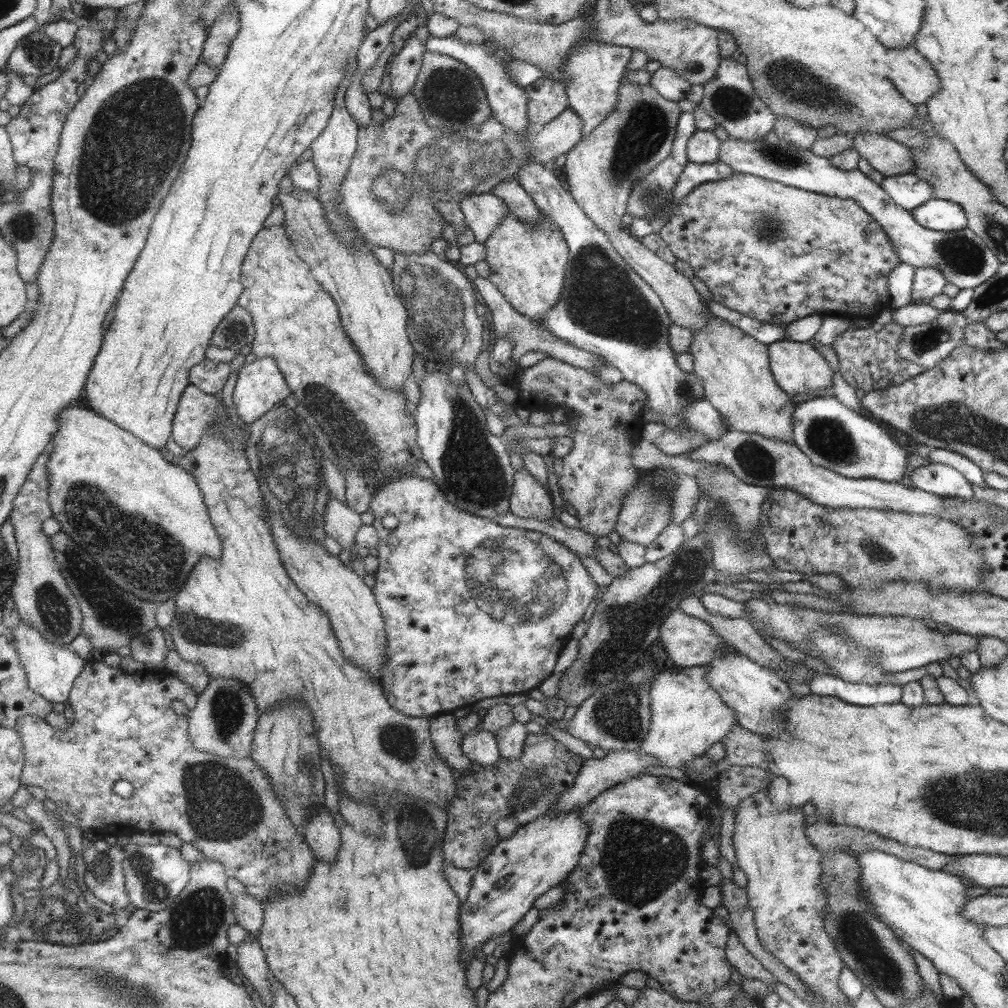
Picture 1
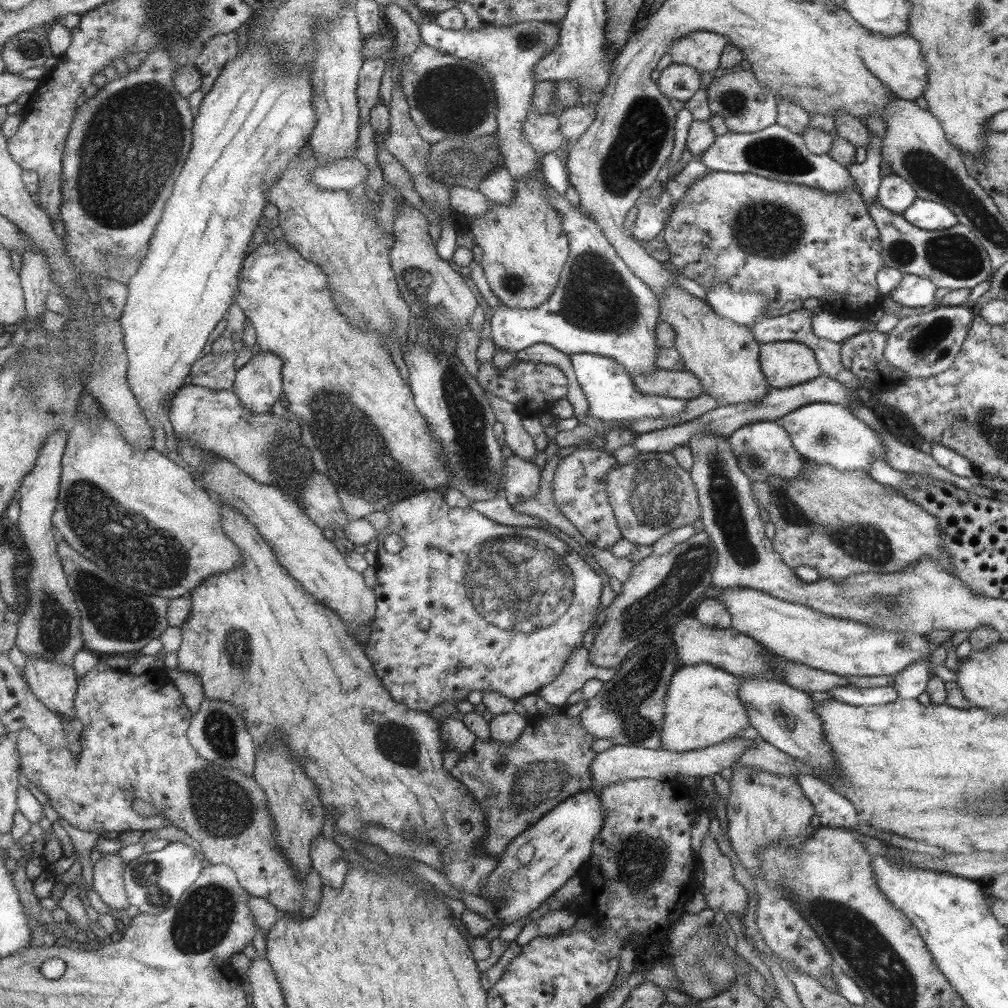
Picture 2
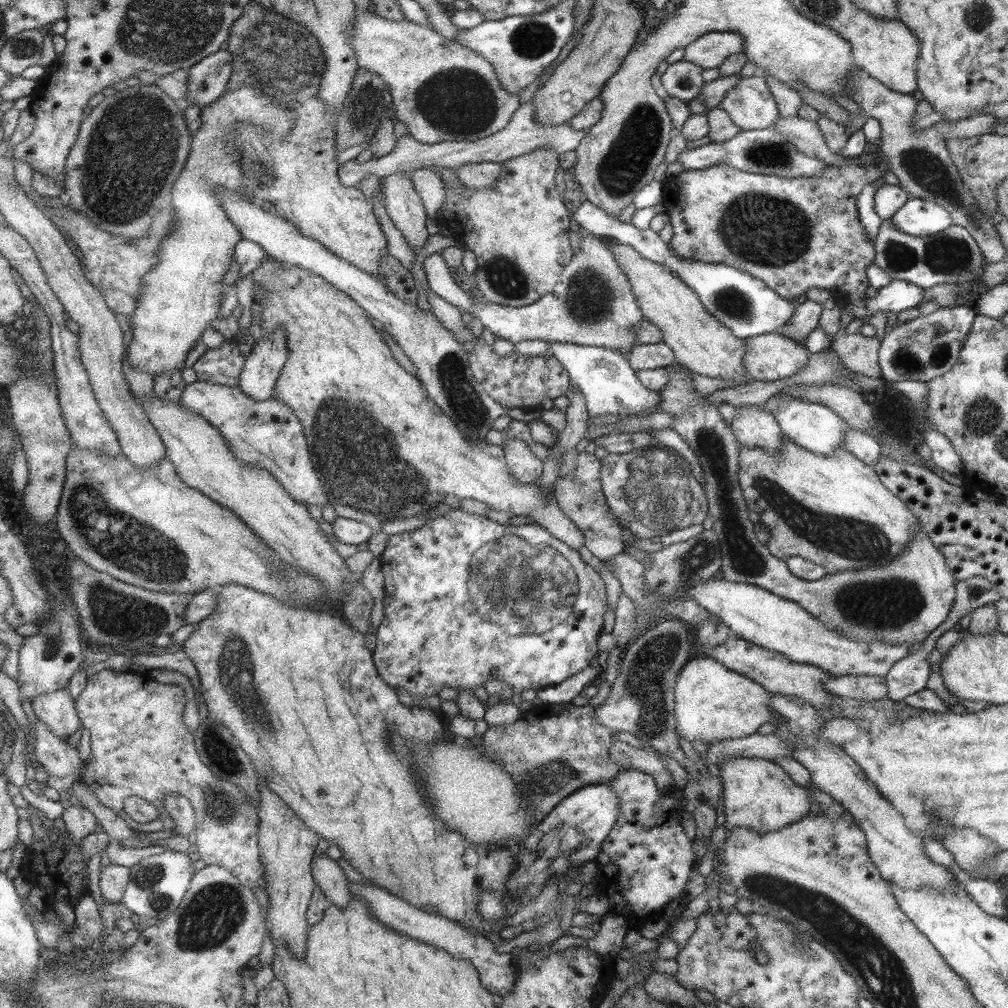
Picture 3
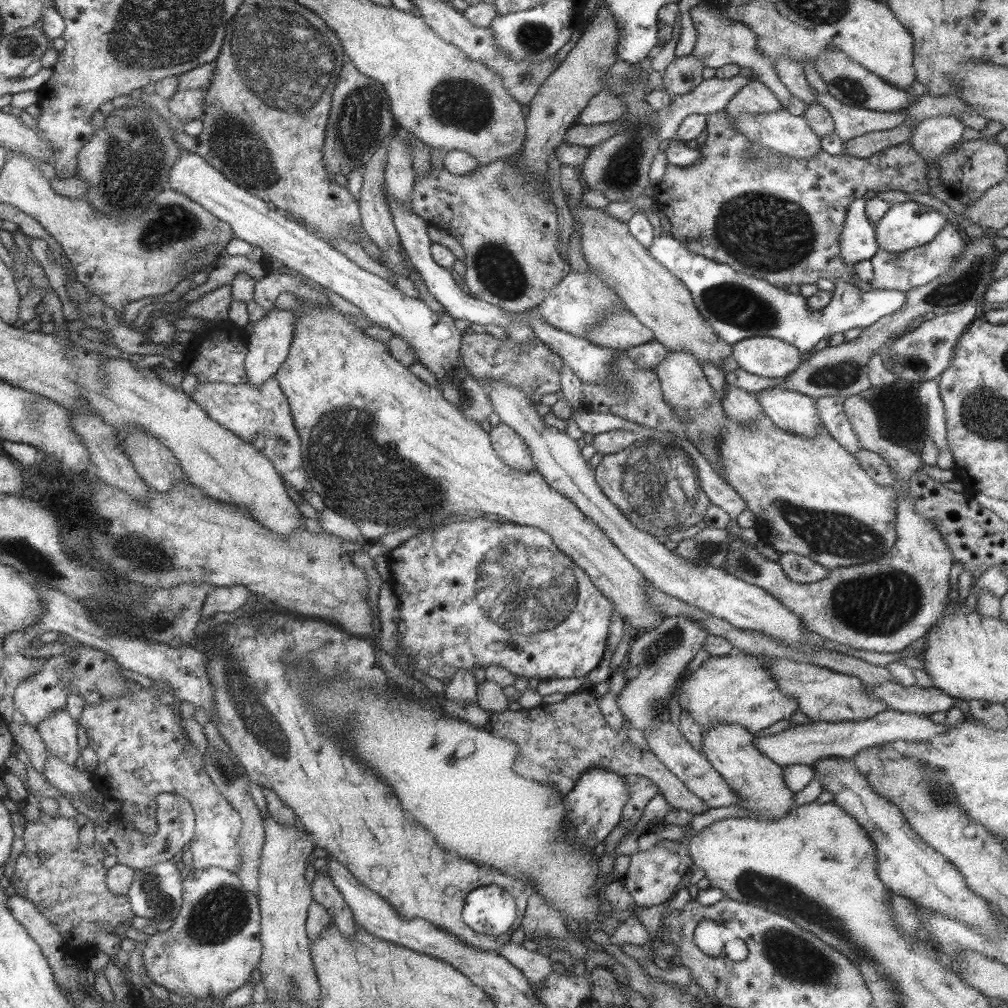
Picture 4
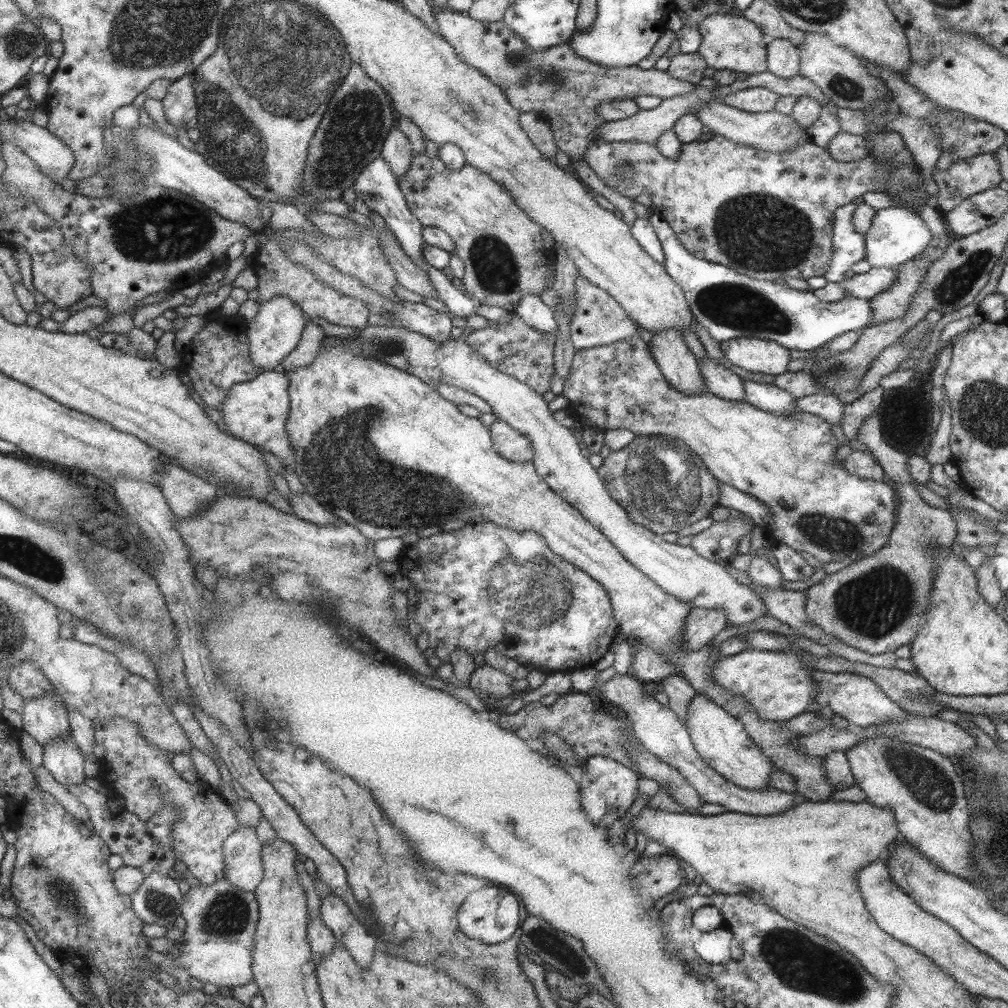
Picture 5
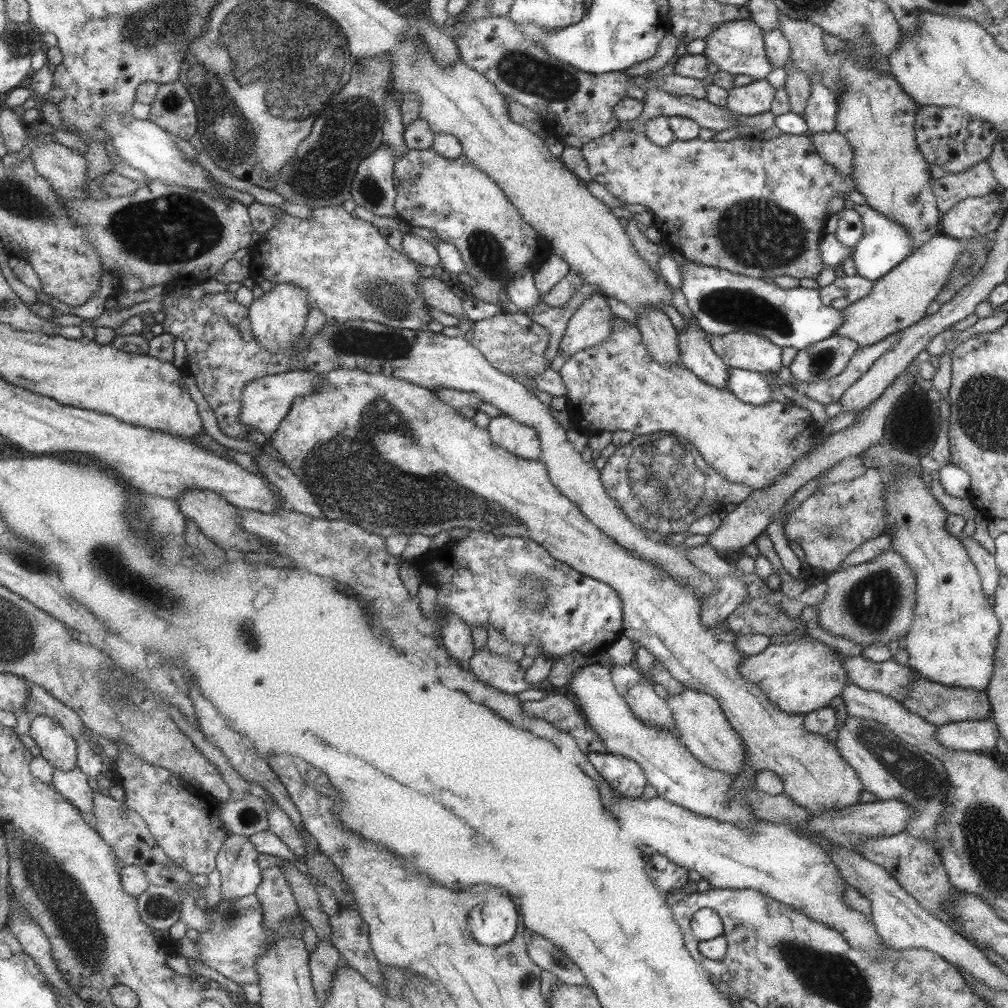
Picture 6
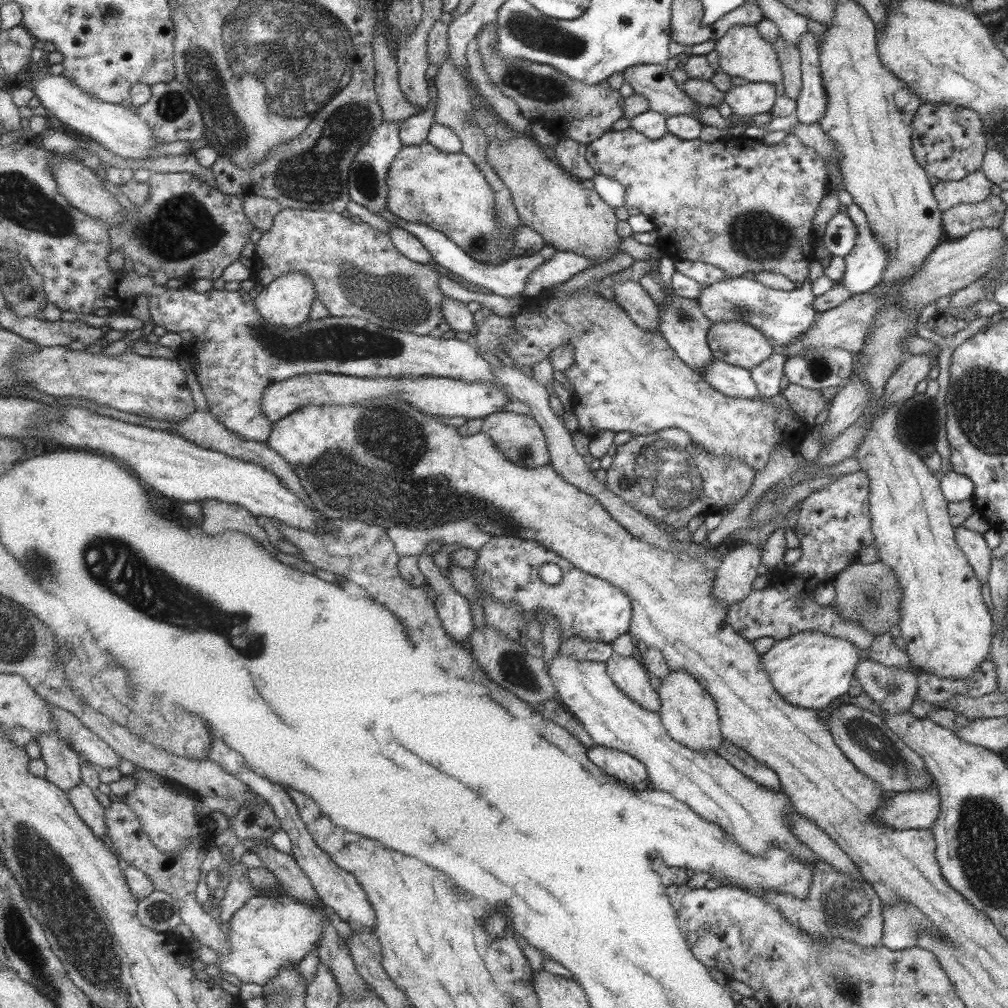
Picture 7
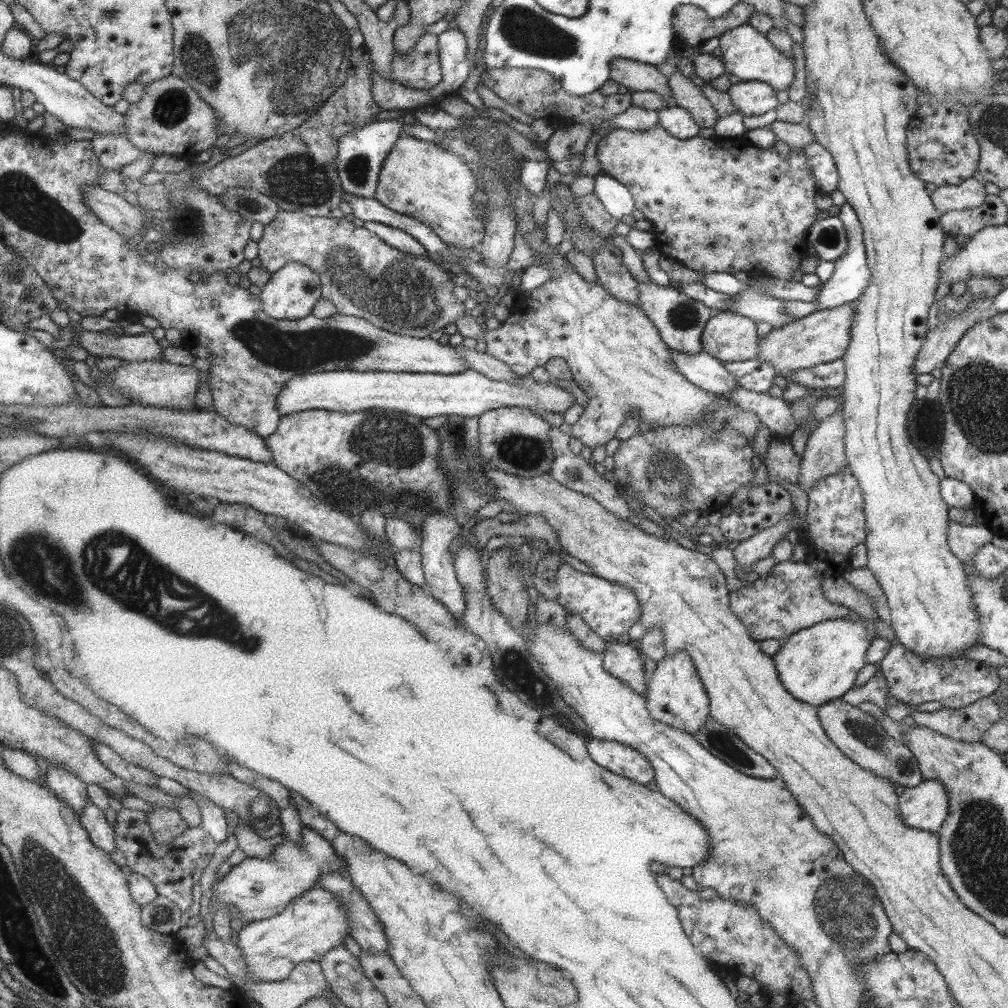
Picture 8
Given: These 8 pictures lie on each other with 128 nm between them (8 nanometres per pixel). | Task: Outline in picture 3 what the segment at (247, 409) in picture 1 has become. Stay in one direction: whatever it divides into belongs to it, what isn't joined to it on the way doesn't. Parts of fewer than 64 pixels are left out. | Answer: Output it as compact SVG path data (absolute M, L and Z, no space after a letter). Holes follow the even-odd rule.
M279 326L265 338L261 336L242 366L236 388L253 401L265 401L274 395L274 384L289 355L286 334L286 329Z

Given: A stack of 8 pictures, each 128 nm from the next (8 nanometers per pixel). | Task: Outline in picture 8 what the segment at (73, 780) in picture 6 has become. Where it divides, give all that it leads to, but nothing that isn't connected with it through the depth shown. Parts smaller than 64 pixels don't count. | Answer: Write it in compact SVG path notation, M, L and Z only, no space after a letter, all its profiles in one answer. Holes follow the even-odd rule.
M93 801L87 803L87 807L83 809L83 815L80 817L83 826L90 832L90 839L99 848L110 854L115 847L118 847L116 827L109 824L109 820L105 818L105 811L99 809Z

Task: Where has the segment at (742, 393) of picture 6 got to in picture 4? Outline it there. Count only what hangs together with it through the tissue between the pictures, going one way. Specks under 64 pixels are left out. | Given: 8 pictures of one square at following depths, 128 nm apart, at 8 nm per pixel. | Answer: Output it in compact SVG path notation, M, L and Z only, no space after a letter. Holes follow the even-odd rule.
M767 388L756 400L765 417L779 429L796 436L813 439L822 424L814 400L803 393L777 388L769 391Z

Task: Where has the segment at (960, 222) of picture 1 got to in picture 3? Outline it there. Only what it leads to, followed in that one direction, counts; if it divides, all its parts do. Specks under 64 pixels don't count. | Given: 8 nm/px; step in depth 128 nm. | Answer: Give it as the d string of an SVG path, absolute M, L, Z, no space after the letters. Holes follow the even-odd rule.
M912 197L887 218L899 231L911 236L935 235L953 222L950 213L935 202Z

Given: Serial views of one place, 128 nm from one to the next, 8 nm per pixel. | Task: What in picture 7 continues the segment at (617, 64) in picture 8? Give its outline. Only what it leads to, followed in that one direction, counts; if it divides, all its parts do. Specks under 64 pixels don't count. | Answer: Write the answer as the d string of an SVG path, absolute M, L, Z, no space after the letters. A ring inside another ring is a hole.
M636 65L622 72L624 82L631 85L633 93L649 102L649 110L664 117L681 114L697 116L698 104L675 84L664 65Z

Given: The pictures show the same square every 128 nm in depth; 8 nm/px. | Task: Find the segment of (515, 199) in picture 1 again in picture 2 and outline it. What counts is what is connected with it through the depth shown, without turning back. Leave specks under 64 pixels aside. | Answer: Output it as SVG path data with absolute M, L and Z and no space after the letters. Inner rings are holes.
M495 166L489 174L481 176L477 182L477 190L488 201L497 204L509 204L514 200L515 188L509 170L503 166Z

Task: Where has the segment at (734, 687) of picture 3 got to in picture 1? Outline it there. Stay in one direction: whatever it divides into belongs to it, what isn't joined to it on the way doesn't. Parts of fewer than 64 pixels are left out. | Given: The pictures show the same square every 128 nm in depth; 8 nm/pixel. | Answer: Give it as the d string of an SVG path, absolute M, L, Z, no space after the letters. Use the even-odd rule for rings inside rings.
M668 663L651 680L650 732L637 749L641 754L651 754L657 760L657 766L685 768L693 756L704 754L711 744L725 738L738 724L734 710L722 700L705 675L703 666L681 668Z

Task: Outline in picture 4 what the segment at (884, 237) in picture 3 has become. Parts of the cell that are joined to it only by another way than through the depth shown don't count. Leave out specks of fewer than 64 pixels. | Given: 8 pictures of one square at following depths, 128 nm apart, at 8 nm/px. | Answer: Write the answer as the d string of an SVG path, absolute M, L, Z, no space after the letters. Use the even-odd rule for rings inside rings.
M946 222L943 228L933 236L930 243L913 247L899 253L887 252L883 249L877 249L871 256L870 263L873 269L873 278L869 282L872 288L883 288L885 290L899 290L907 292L911 288L923 286L930 283L937 276L949 271L955 260L959 259L963 248L965 248L966 236L955 224Z

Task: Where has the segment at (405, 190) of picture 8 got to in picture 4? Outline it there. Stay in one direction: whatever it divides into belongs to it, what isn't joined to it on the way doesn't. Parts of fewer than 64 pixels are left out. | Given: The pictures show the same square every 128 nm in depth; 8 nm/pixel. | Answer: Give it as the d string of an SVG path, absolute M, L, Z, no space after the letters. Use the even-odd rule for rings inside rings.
M605 3L595 11L591 23L580 32L575 47L565 56L565 59L551 73L535 98L529 103L529 113L526 117L526 142L523 150L519 151L517 159L497 159L493 163L481 165L477 170L465 176L455 176L445 168L431 168L429 172L414 176L414 184L408 207L415 215L422 217L428 225L441 228L450 234L461 245L465 253L463 260L465 274L461 277L467 293L479 300L487 301L512 313L523 313L529 308L536 307L550 290L562 282L569 273L569 263L559 257L555 246L559 244L557 214L552 202L544 200L535 184L543 180L547 174L547 158L555 152L555 148L562 142L566 130L574 124L577 116L587 106L590 99L603 88L603 78L607 70L616 63L618 54L619 31L615 27L614 16Z

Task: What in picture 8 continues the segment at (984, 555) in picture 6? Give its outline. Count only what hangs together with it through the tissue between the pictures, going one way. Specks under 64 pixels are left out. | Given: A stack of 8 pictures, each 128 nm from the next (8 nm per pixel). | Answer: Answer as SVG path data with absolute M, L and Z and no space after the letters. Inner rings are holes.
M950 521L947 528L947 541L949 542L950 551L954 553L959 560L971 564L973 554L989 543L992 534L982 523L964 526L954 521Z

